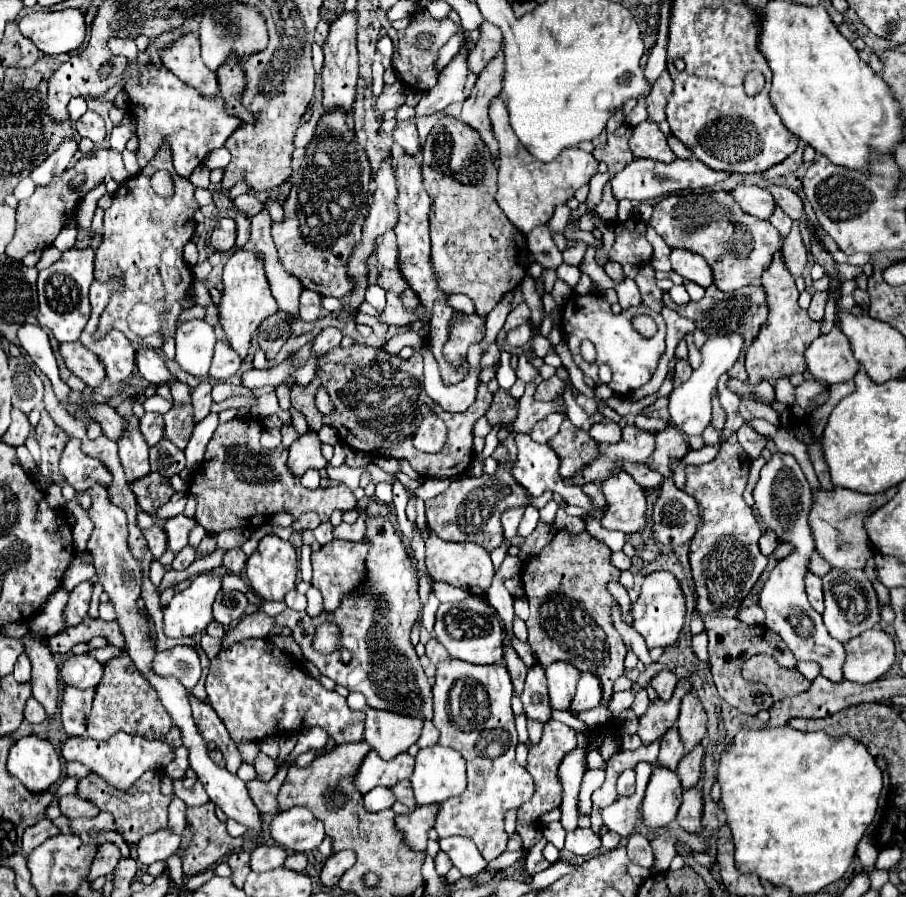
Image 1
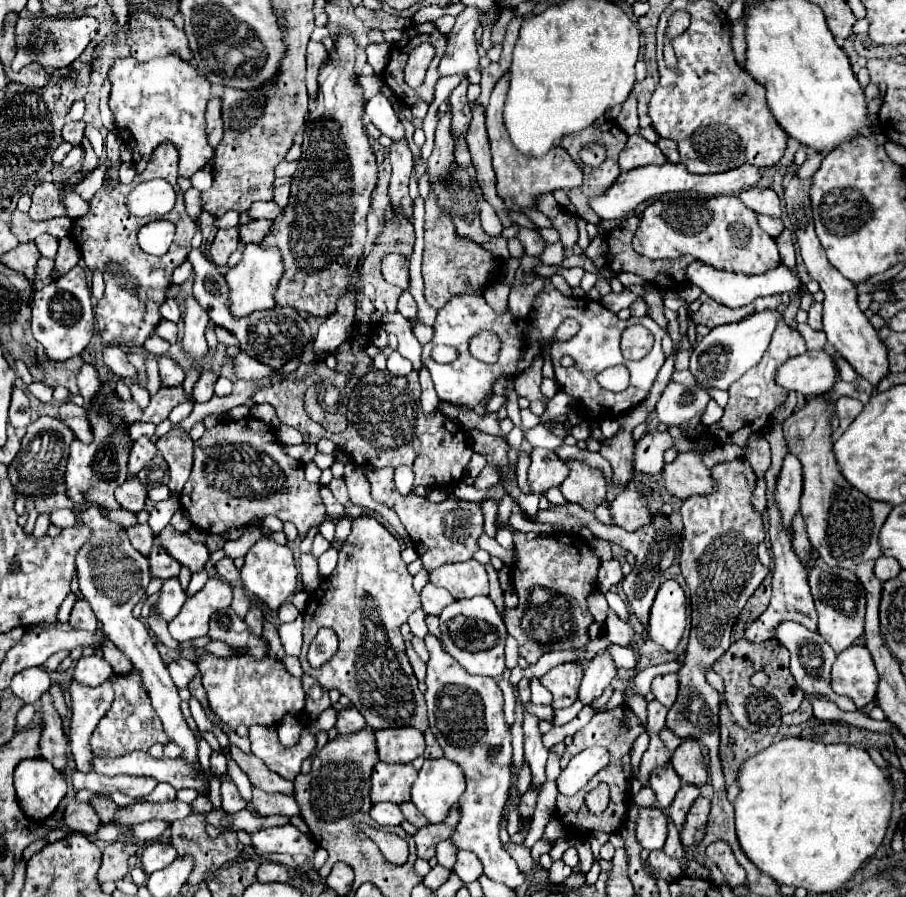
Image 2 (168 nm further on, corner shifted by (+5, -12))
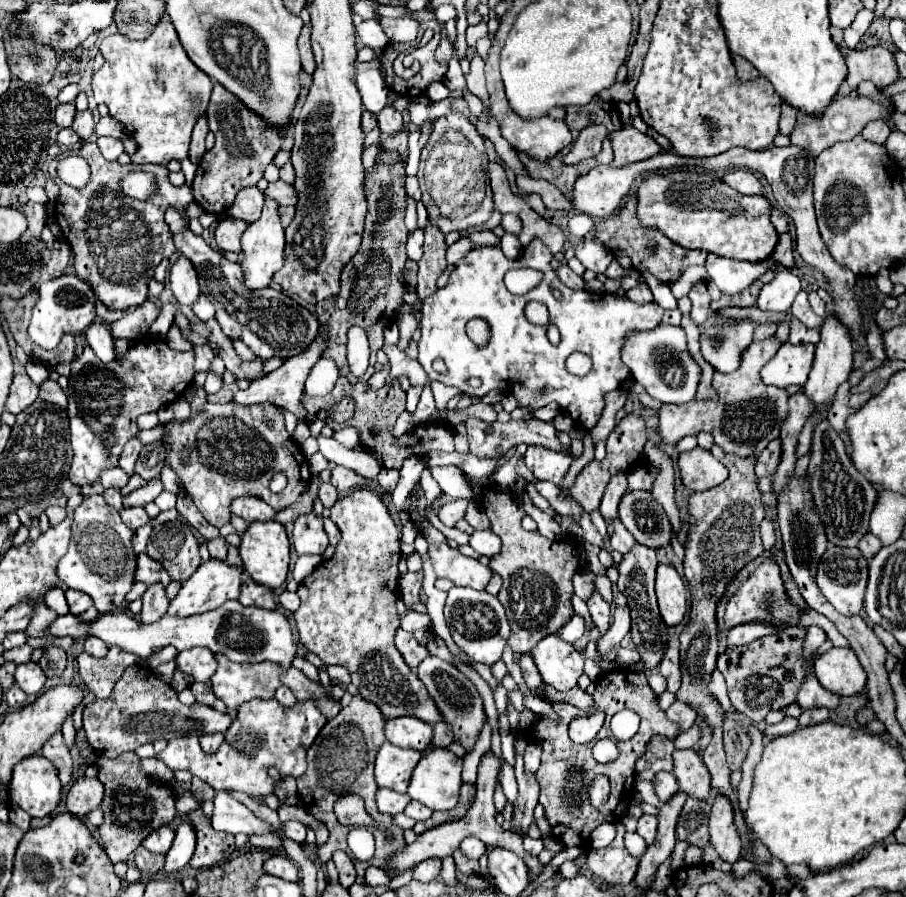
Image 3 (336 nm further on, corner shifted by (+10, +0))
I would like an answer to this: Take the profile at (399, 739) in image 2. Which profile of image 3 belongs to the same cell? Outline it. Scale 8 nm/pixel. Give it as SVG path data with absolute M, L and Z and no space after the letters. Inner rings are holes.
M414 716L406 718L392 718L386 722L386 738L388 742L400 746L400 748L414 748L414 750L426 750L432 742L434 726L428 722L422 722Z

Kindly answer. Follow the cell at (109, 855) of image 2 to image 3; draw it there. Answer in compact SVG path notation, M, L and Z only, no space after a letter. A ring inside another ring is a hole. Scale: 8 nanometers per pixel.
M134 752L120 754L120 758L114 760L98 758L96 768L98 780L106 788L102 802L104 824L98 826L98 832L104 852L108 854L110 862L116 864L128 860L152 830L172 822L172 818L176 816L176 792L170 784L166 786L166 782L152 782L152 778L148 778L144 770L140 770L140 758Z

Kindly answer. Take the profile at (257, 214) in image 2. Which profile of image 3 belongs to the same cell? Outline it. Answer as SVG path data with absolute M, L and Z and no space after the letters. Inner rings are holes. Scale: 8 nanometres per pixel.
M278 180L274 184L268 186L266 190L266 196L274 198L276 202L280 202L282 206L288 206L288 204L296 204L298 202L298 192L292 184L286 184L284 180Z

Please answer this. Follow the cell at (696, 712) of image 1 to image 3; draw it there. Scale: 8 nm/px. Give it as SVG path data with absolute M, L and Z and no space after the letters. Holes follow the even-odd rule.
M674 750L674 776L688 796L710 798L710 774L696 750Z

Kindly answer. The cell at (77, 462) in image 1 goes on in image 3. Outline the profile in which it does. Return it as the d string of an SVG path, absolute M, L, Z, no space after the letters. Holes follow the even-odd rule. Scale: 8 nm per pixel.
M144 336L140 340L136 340L124 354L116 354L116 358L108 364L100 362L94 354L94 350L90 346L84 346L82 354L78 354L72 360L72 372L70 372L70 384L66 388L68 394L68 418L70 418L70 434L72 434L72 450L74 450L74 460L72 460L72 468L70 468L70 482L76 486L84 486L84 484L92 484L98 480L98 476L104 470L110 470L114 466L118 466L118 458L120 452L124 448L124 444L138 432L136 428L136 418L140 414L146 412L156 412L158 408L172 404L174 400L178 400L184 390L188 388L188 384L192 384L194 380L194 352L176 352L172 350L166 340L162 338L150 338Z

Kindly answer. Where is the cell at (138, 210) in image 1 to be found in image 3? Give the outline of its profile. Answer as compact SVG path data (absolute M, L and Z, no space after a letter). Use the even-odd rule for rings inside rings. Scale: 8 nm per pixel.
M94 142L84 144L80 150L58 154L50 162L48 174L60 186L60 196L56 200L54 214L64 238L70 242L74 254L72 266L76 276L86 280L98 294L100 302L112 310L132 310L140 306L148 298L148 280L154 276L154 268L164 258L176 252L172 234L168 232L168 224L164 222L164 212L168 206L182 210L186 204L190 204L194 200L190 186L172 186L168 180L168 168L164 166L122 166L118 162L110 162L102 156ZM66 154L78 154L86 158L92 168L88 184L80 190L66 186L56 174L58 160L62 160ZM134 170L152 172L156 178L158 190L148 200L128 198L120 190L120 180Z

